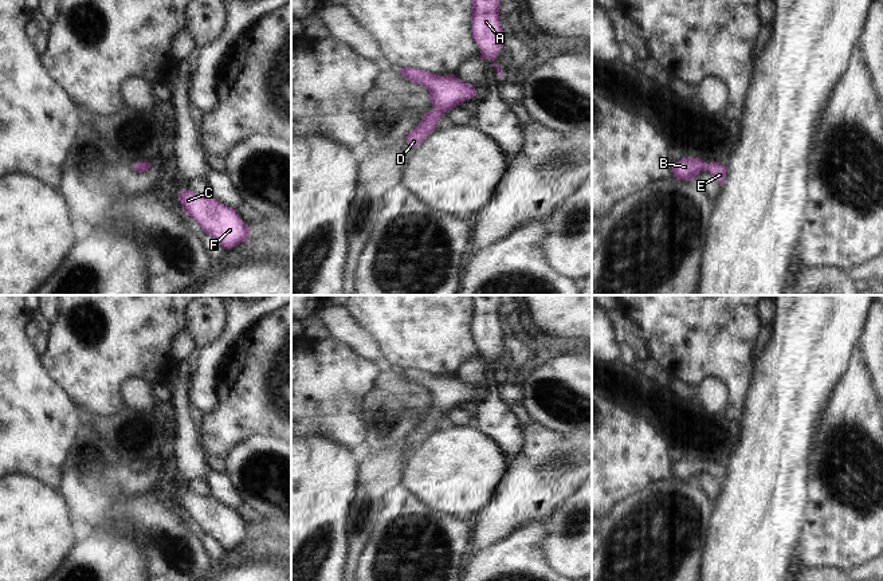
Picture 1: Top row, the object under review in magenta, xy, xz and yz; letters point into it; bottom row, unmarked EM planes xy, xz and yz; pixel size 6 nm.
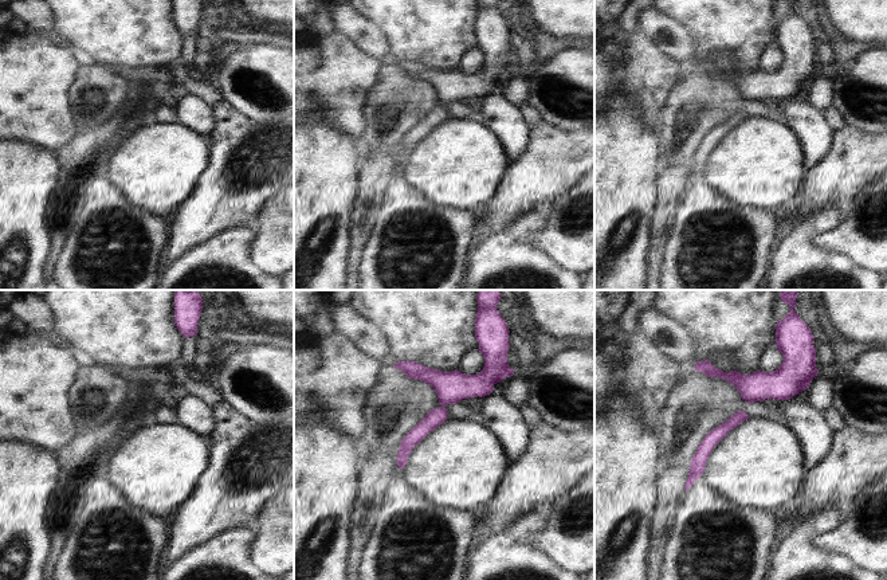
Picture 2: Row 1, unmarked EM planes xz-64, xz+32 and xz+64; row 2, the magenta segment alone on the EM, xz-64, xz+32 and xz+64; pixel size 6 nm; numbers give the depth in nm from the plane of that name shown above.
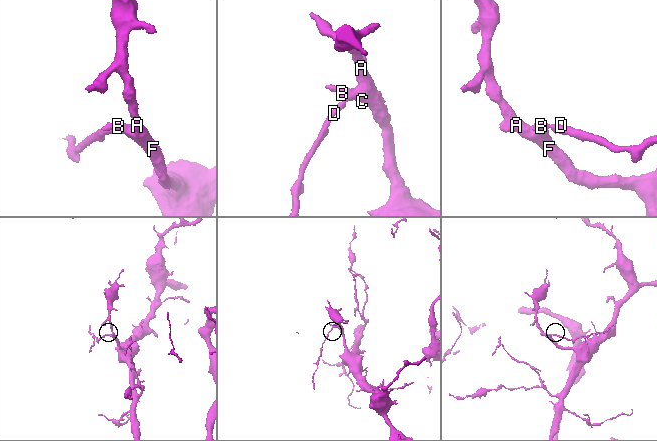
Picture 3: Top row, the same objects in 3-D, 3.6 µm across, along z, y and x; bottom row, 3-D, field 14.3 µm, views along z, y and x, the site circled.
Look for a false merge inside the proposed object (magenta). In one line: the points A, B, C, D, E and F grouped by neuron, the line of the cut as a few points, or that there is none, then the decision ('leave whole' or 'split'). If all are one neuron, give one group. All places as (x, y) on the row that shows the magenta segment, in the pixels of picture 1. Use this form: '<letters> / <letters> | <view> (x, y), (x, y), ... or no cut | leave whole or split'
A B C D E F | no cut | leave whole

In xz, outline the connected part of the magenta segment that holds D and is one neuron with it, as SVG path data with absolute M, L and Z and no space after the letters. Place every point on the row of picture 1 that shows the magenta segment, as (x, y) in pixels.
M401 68L399 72L409 82L429 91L432 110L425 113L420 123L407 136L409 146L420 146L435 130L437 122L451 109L476 95L471 83L464 83L454 74L440 76L420 68Z

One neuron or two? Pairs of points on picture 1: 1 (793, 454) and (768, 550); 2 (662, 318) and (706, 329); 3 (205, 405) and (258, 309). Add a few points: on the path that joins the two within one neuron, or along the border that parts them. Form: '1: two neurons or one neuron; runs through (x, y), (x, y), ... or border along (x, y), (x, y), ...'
1: one neuron; runs through (769, 478), (768, 526)
2: one neuron; runs through (672, 318), (695, 318)
3: one neuron; runs through (205, 381), (210, 357), (234, 330)

